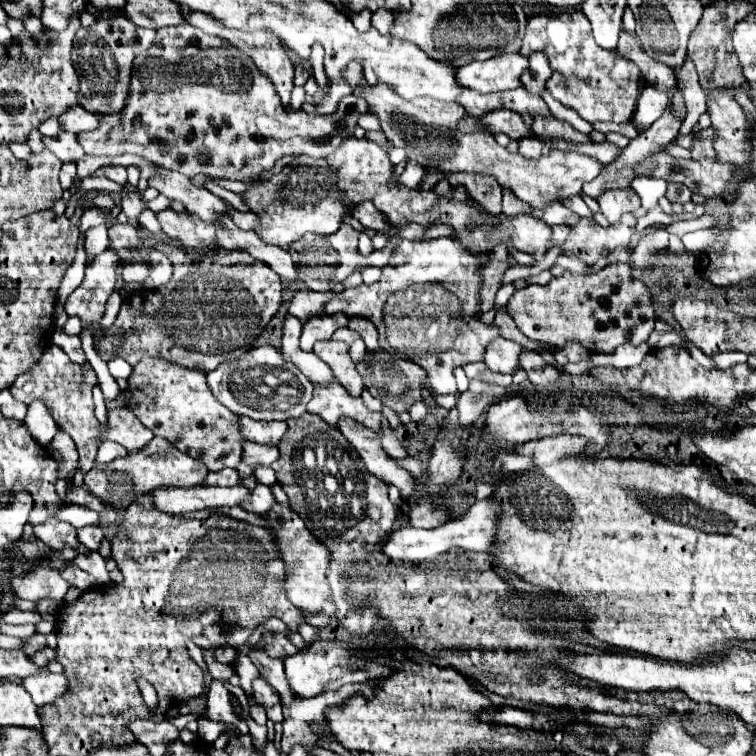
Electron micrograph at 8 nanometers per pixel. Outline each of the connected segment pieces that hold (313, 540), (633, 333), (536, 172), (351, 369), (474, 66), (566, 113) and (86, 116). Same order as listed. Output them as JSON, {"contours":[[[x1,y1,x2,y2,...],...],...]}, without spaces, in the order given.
{"contours":[[[276,502,274,508,270,510,268,520,278,538,280,558,286,564,288,578,286,578,284,590,286,590,290,602,304,612,320,612,322,600,332,600,332,590,330,590,328,578,326,578,326,570,330,566,330,556,332,556,330,548,306,528,304,520,292,508,288,508,284,504]],[[608,264,588,276,564,274,552,278,546,286,530,284,516,290,506,308,520,332,528,338,550,346,580,342,596,354,612,354,626,342,632,346,644,344,656,320,650,290,628,264]],[[386,86,362,88,354,94,370,104,370,114,380,118,386,138,394,142,394,146,406,148,410,160,416,160,426,168,438,168,442,172,472,172,492,176,502,188,508,188,514,196,532,204,532,208,548,208,552,202,564,202,566,198,576,196,582,184,592,182,604,168,604,164,598,164,598,160,590,156,560,150,550,150,538,160,528,160,520,154,510,154,494,140,492,134,460,134,456,122,458,118,466,116,466,112,458,102,438,102,430,98,402,100]],[[316,342,314,344,314,354,322,358,334,372,334,378,348,390,350,396,360,398,364,382,362,376,356,370,356,362,350,356,350,346,346,342]],[[498,54,484,62,470,62,458,68,458,82,476,92,504,92,520,86,520,74,528,68,522,54]],[[547,90,546,92,543,92,542,98,546,102,548,108,550,108,552,115,557,119,569,123,584,134,589,134,594,130,592,124,582,119,575,110,572,110,572,108,568,108,555,100]],[[74,106,70,108,66,114,62,114,60,118,60,124,66,132,72,132,72,134,80,134,80,132,88,132,88,130,94,130,98,128,100,124,100,118,88,110,84,110,82,106]]]}

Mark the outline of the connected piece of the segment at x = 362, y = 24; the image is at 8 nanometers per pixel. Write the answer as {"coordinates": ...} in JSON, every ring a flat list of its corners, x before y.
{"coordinates":[[349,8,344,9,350,16,352,16,352,22,354,22,354,26,356,26,360,32,366,32,366,30,370,30,370,26,372,26,372,22,370,22,370,18,372,18,372,12,370,12,370,10,352,12]]}

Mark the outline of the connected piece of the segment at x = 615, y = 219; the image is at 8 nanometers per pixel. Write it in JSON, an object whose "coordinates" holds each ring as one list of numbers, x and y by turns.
{"coordinates":[[632,188,610,190,598,198,602,214,610,220,610,224,618,224,624,212,634,212,640,208,640,198]]}

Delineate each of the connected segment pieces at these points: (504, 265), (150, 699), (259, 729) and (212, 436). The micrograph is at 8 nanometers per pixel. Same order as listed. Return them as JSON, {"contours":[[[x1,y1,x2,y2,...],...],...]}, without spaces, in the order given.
{"contours":[[[508,256,508,262,488,262,488,266,484,268,484,284,480,290,480,300,482,300,482,310,488,312,494,308,494,296,502,284,502,276,504,272,510,268,510,262,514,260,514,256]],[[139,679,137,684,145,705,152,712,156,712,159,707,159,700,154,687,145,679]],[[240,714,240,716,246,718,246,722,248,722,248,732,254,736,254,742,258,742,258,744,256,744,256,750,258,750,260,754,264,754,264,748,266,748,266,742,268,742,266,726,258,726,250,716,244,716,244,714]],[[146,356,134,366,128,382,130,382,130,386,128,386,130,398,126,404,132,406,134,414,138,414,138,418,140,418,140,422,146,424,156,436,166,438,168,442,172,442,178,450,186,452,188,456,202,460,210,470,222,470,226,466,236,468,240,464,246,440,242,436,242,426,238,422,238,416,234,412,226,410,222,404,218,404,218,400,214,400,214,394,210,392,210,388,206,384,206,374,202,370,184,368,166,358]]]}

